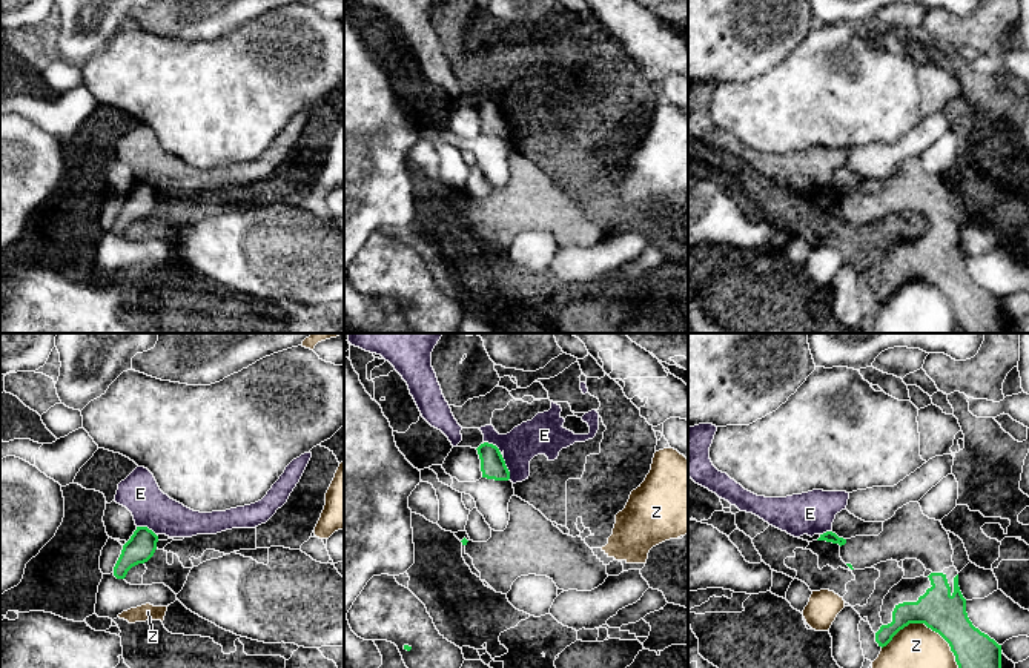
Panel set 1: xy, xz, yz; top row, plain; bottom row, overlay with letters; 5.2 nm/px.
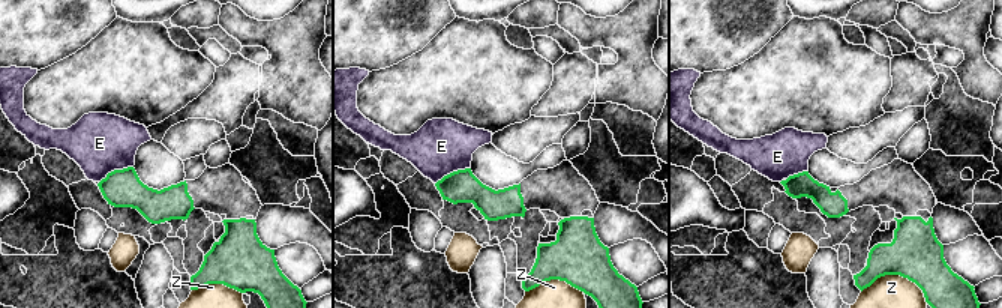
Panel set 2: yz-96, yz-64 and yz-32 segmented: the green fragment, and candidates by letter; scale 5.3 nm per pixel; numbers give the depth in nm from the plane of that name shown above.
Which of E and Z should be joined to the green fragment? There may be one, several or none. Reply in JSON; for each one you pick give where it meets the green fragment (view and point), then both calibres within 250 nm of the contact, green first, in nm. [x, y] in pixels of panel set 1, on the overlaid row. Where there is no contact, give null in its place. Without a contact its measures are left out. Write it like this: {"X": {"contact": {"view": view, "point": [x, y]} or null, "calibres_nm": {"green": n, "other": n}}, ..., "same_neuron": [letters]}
{"same_neuron": []}

